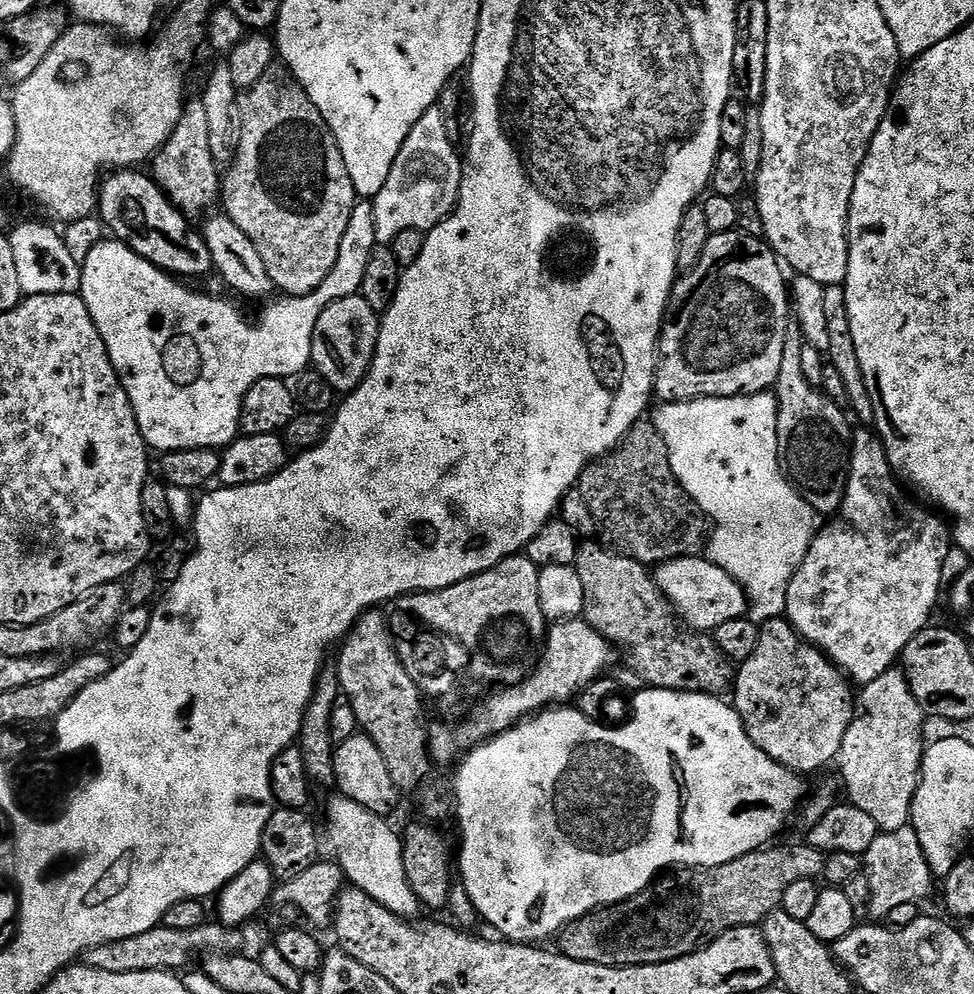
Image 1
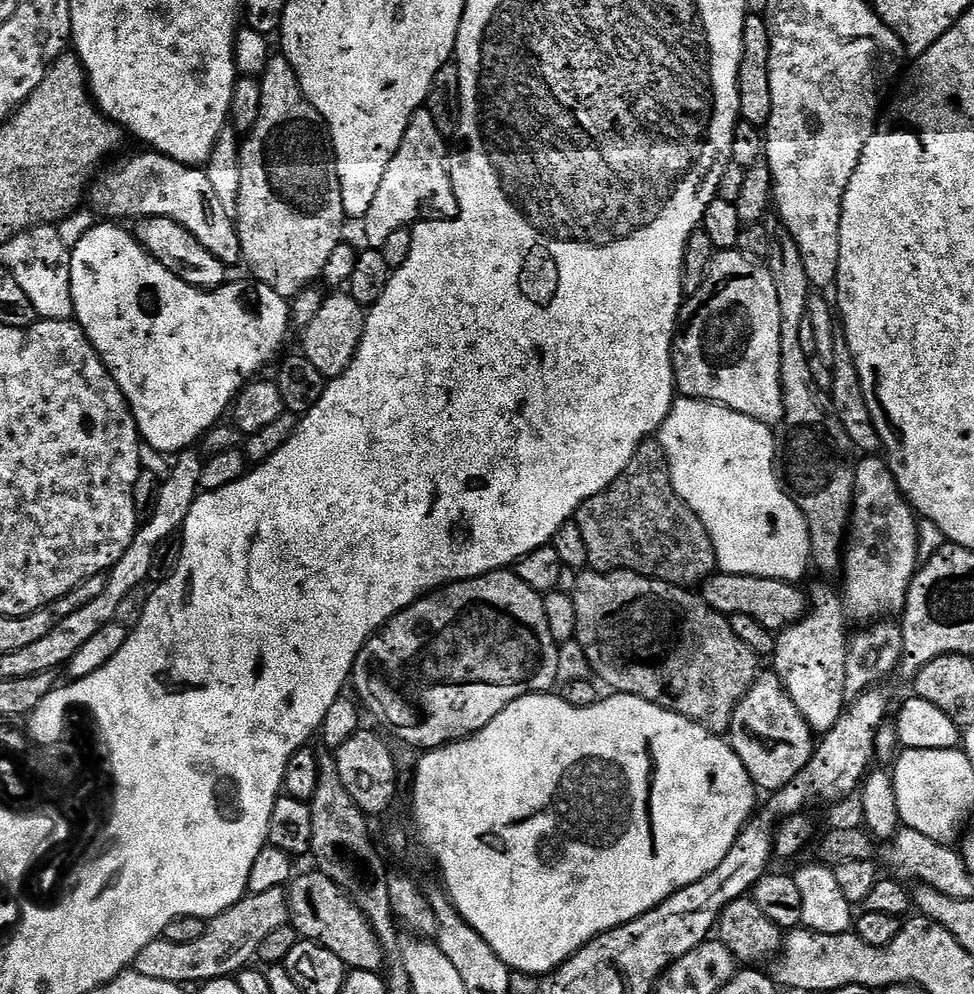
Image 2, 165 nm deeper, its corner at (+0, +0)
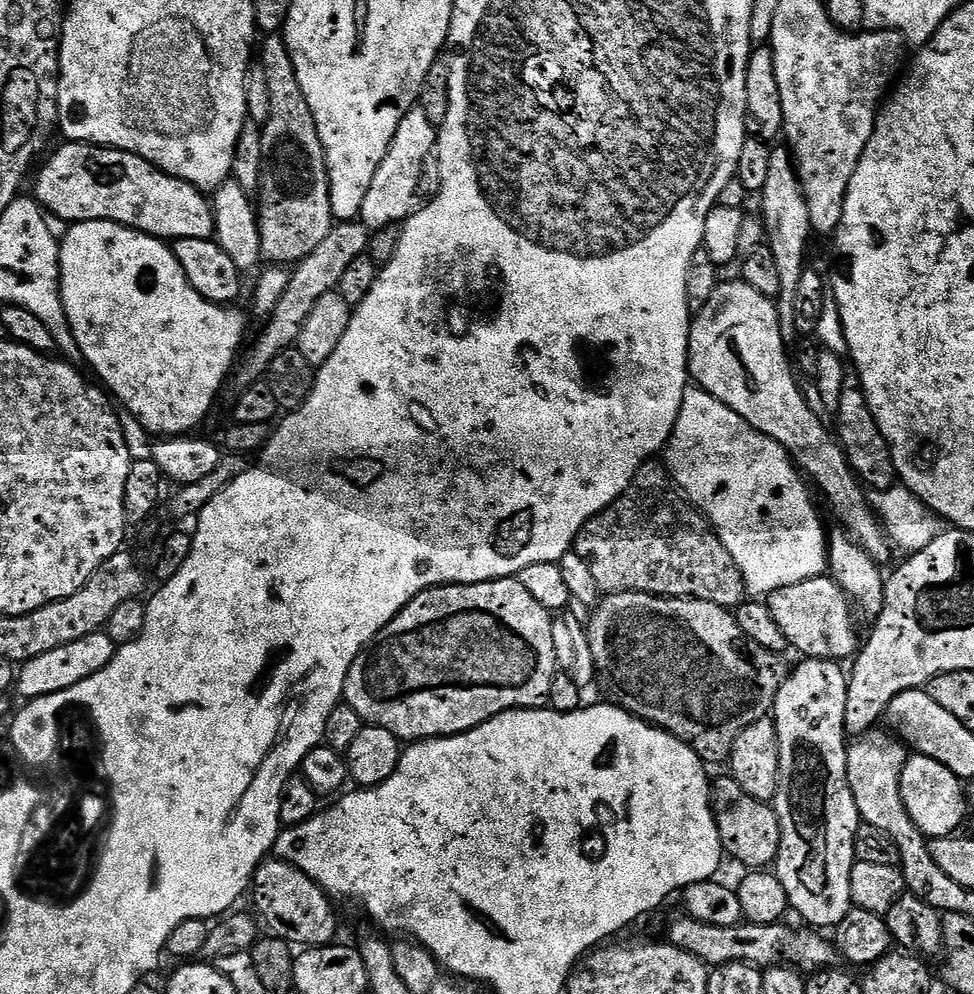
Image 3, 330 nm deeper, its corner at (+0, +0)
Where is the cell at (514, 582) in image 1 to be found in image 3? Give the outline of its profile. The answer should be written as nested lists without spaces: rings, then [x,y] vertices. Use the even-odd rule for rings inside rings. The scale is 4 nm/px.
[[[518,578],[507,580],[487,580],[477,584],[442,584],[438,588],[427,588],[408,603],[393,620],[387,624],[376,637],[358,654],[358,658],[350,666],[348,677],[344,683],[343,703],[354,706],[364,719],[365,725],[373,724],[382,730],[390,730],[401,742],[419,742],[435,740],[441,736],[456,736],[459,732],[469,732],[472,728],[485,724],[503,712],[511,712],[514,708],[542,708],[548,704],[550,682],[558,671],[554,654],[554,630],[552,629],[553,613],[548,612],[538,601],[522,587]]]

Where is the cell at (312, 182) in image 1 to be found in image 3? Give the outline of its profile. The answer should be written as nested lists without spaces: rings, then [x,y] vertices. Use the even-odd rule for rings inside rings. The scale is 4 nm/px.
[[[268,34],[263,39],[258,66],[266,70],[270,86],[270,118],[262,125],[264,177],[258,193],[262,254],[269,265],[295,266],[317,249],[334,227],[328,163],[283,35]]]

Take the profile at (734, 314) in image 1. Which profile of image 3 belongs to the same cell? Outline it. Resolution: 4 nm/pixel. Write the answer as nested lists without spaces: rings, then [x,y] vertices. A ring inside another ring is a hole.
[[[733,278],[725,284],[724,281],[717,283],[714,294],[710,294],[710,302],[706,302],[706,306],[702,306],[702,310],[691,317],[688,329],[688,374],[695,387],[706,390],[714,398],[718,398],[718,402],[730,406],[730,410],[750,422],[754,430],[766,434],[766,438],[783,446],[797,469],[811,481],[814,488],[816,483],[815,491],[820,491],[828,499],[829,506],[840,519],[839,527],[856,540],[858,546],[862,546],[862,550],[866,550],[866,554],[870,554],[870,558],[874,558],[877,564],[887,565],[887,560],[894,553],[894,545],[888,539],[881,518],[868,504],[865,485],[860,483],[856,473],[848,465],[848,459],[837,437],[830,431],[829,425],[827,428],[820,421],[821,413],[804,401],[800,384],[796,381],[797,373],[794,371],[793,361],[788,361],[788,352],[784,348],[787,348],[786,342],[782,338],[780,315],[776,312],[774,301],[758,294],[754,286],[746,286],[744,280]]]

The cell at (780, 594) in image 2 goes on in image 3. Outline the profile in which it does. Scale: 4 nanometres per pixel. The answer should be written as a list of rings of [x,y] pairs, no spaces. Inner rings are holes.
[[[827,574],[794,586],[782,586],[782,590],[766,597],[766,603],[770,614],[774,614],[774,622],[778,622],[789,645],[797,648],[801,657],[848,662],[861,647],[862,636],[856,633],[854,605]]]

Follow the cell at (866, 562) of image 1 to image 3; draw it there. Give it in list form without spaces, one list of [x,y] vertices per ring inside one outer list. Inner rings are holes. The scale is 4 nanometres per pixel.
[[[804,658],[799,661],[801,664],[797,666],[796,669],[789,671],[784,678],[784,684],[778,690],[778,694],[776,695],[776,700],[772,704],[772,711],[770,713],[770,719],[773,724],[776,726],[776,733],[778,734],[778,766],[780,767],[780,773],[778,774],[778,786],[776,787],[776,798],[774,801],[774,807],[776,809],[776,813],[778,814],[778,818],[780,819],[780,830],[782,834],[782,840],[780,842],[780,849],[778,850],[778,854],[776,855],[776,862],[774,865],[774,871],[776,877],[782,882],[782,886],[786,890],[786,898],[788,899],[789,909],[793,913],[797,912],[798,915],[801,916],[802,919],[805,920],[805,925],[811,926],[816,930],[825,930],[824,928],[828,928],[828,930],[835,929],[837,924],[842,922],[842,918],[846,918],[846,914],[850,911],[852,906],[852,899],[850,898],[850,870],[854,865],[856,865],[856,835],[858,834],[858,830],[860,829],[860,825],[862,823],[860,815],[858,814],[858,806],[854,802],[854,794],[850,790],[850,782],[848,781],[848,744],[846,743],[846,733],[844,731],[844,723],[846,722],[846,694],[848,693],[848,682],[845,676],[845,673],[840,673],[841,665],[834,660],[813,660],[811,658]]]

